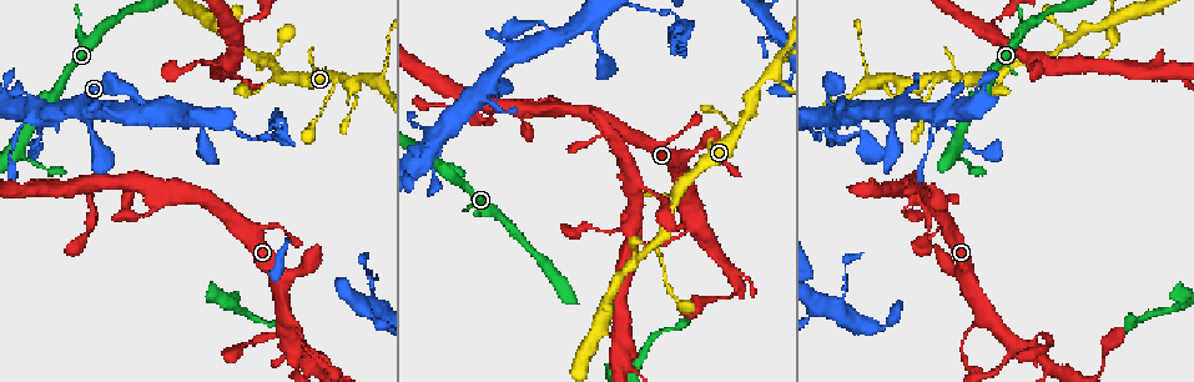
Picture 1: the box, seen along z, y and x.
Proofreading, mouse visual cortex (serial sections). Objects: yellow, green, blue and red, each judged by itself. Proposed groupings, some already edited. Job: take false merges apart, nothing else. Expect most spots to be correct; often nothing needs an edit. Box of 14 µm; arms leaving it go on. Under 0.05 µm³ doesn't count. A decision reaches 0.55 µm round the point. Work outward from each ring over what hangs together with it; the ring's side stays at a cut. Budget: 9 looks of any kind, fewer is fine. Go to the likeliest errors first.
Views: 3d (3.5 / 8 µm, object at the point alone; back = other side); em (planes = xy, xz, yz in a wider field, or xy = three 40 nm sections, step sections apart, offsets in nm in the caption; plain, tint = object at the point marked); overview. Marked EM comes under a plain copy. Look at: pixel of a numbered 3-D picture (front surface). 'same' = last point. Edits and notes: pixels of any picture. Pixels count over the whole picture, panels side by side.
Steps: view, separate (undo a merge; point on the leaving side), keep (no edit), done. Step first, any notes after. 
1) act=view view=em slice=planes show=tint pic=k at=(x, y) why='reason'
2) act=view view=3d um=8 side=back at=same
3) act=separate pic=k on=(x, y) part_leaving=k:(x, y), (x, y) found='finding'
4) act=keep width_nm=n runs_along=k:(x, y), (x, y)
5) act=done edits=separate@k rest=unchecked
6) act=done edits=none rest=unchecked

act=view view=3d um=3.5 side=back pic=1 at=(278, 130)

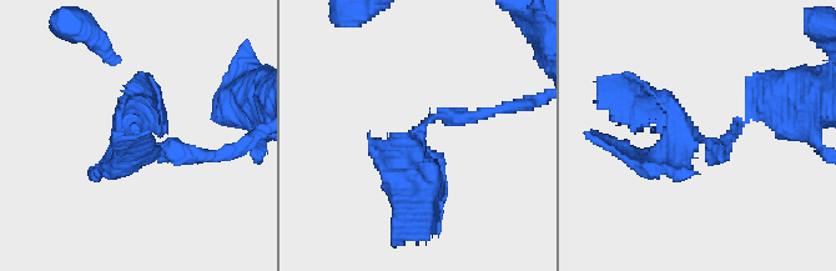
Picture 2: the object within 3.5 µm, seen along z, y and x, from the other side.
act=view view=em slice=xy step=1 show=tint pic=2 at=(418, 133) why='shape alone is not enough'

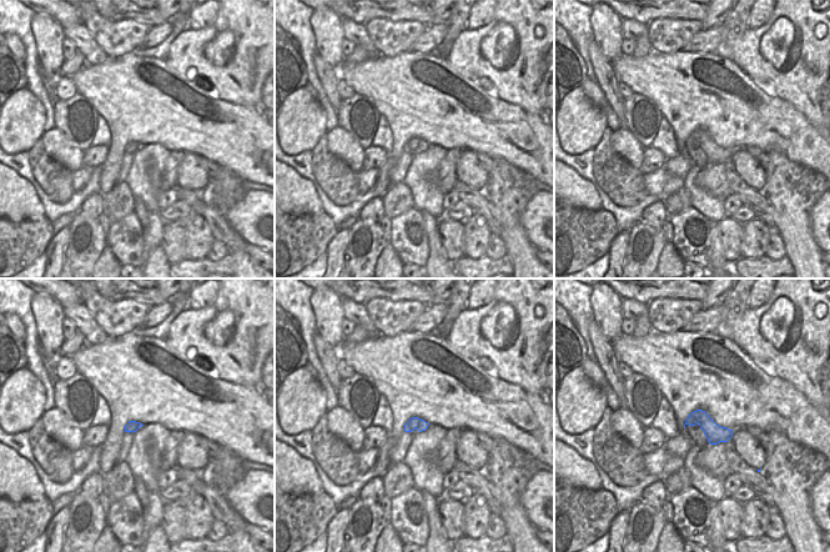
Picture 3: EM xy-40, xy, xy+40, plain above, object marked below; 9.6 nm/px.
act=keep runs_along=2:(490, 113), (437, 115), (403, 144), (418, 195) found='continuous, no second cell'

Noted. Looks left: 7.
act=view view=3d um=3.5 side=back pic=1 at=(298, 328) why='calibre changes'

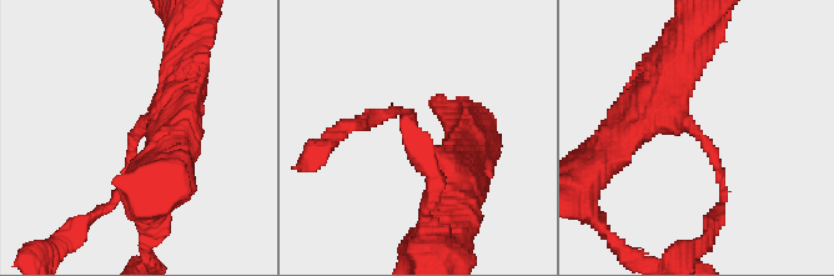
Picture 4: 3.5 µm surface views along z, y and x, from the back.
act=view view=em slice=xy step=2 show=tint pic=4 at=(695, 130) why='now the EM'

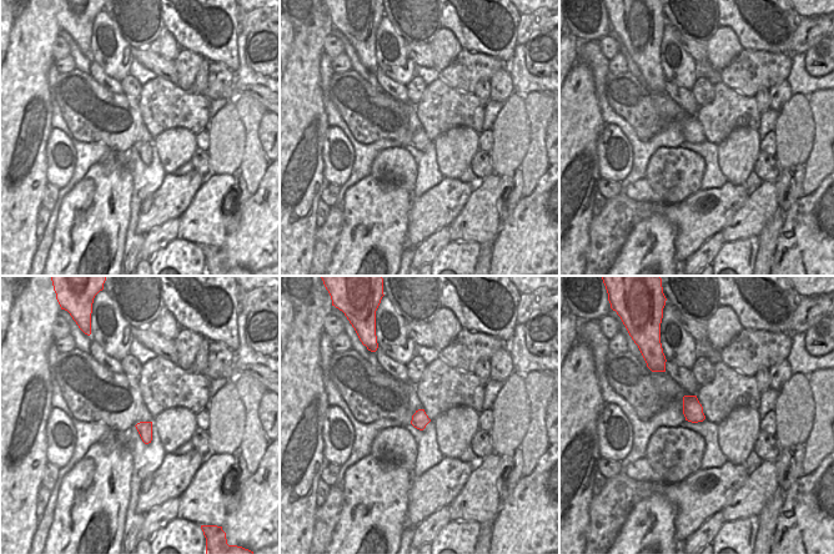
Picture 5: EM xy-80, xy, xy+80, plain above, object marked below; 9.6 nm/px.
act=keep arm_widths_nm=150,450 found='all the same cell'

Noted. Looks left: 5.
act=view view=em slice=xy step=2 show=tint pic=1 at=(260, 55)

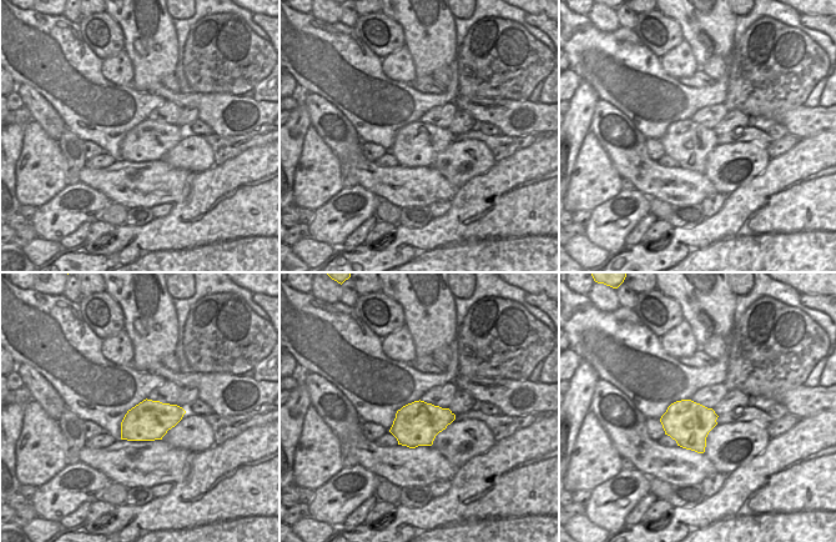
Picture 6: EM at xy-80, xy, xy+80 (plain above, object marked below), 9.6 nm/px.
act=view view=3d um=3.5 at=same why='see where the arms go'

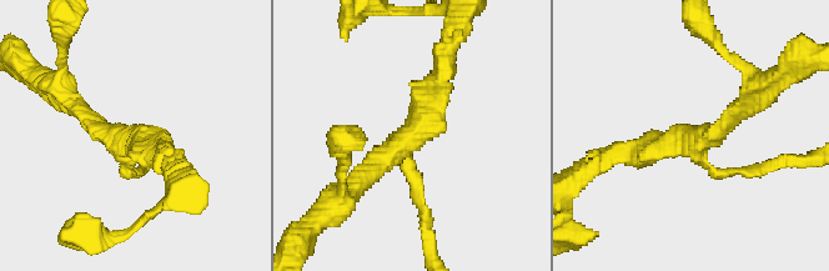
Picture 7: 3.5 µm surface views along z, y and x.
act=keep arms=3 runs_along=7:(445, 65), (421, 130), (356, 184) found='continuous, no second cell'

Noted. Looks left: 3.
act=view view=3d um=3.5 pic=1 at=(772, 74) why='four arms meet'

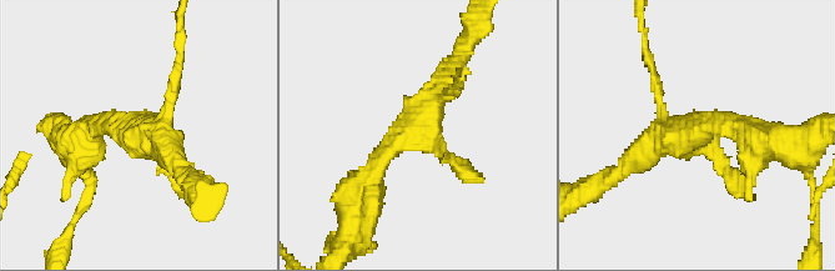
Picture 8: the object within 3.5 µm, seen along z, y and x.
act=view view=em slice=xy step=3 show=tint pic=8 at=(416, 126) arms=4 arm_widths_nm=150,150,300,350 why='need the tissue'

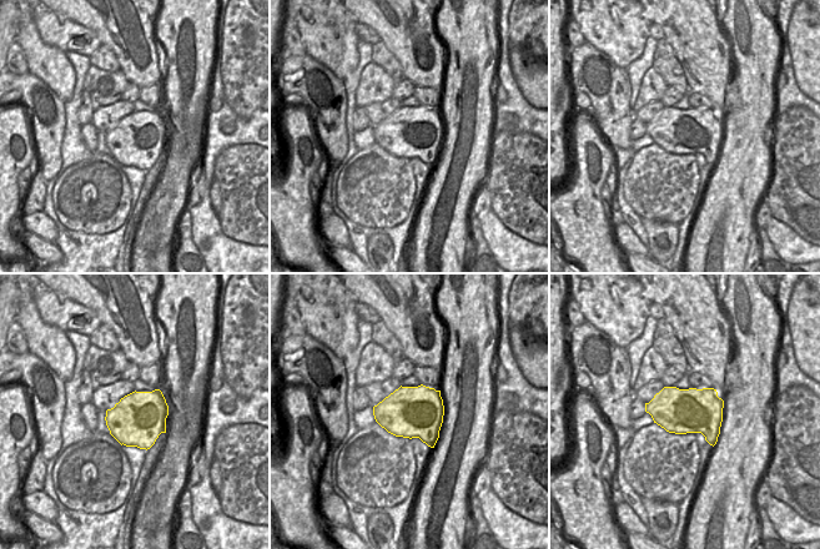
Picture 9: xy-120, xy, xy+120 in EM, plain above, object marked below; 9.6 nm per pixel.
act=keep runs_along=8:(362, 184), (423, 120), (454, 69) found='continuous, no second cell'

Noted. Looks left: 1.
act=done edits=none rest=unchecked

